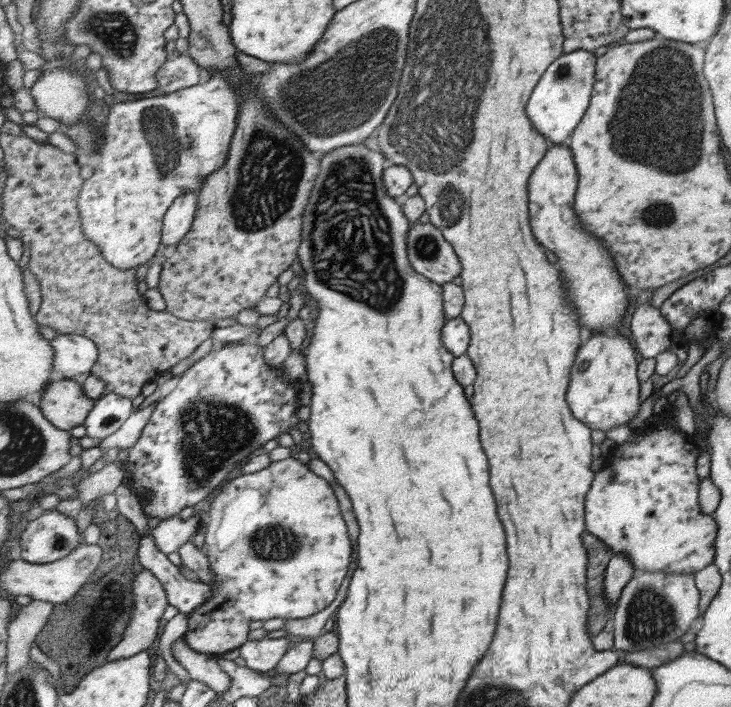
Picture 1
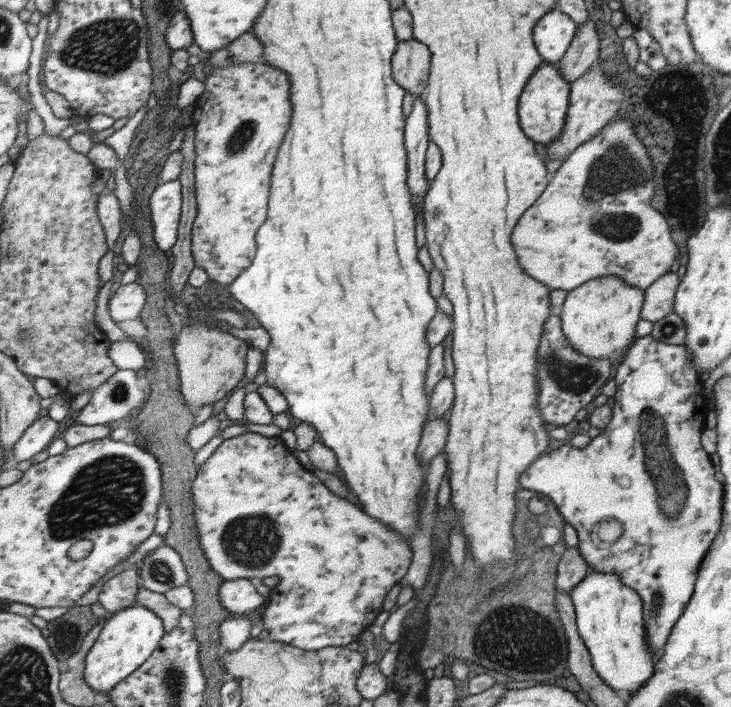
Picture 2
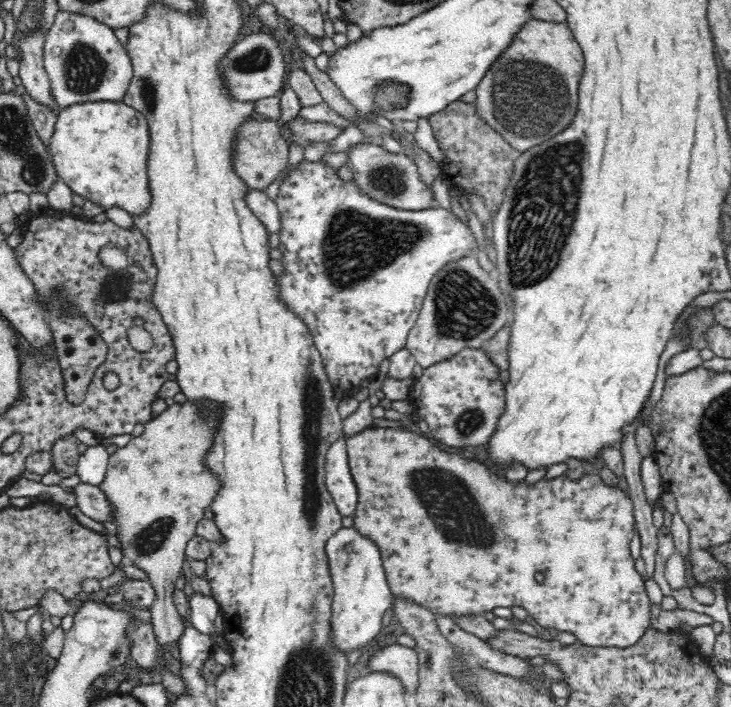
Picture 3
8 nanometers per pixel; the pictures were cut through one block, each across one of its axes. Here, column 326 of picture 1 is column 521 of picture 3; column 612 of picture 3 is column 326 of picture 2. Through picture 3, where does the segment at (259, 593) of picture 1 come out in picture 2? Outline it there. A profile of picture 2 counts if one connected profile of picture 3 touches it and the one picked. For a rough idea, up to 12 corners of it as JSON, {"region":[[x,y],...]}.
{"region":[[279,437],[198,467],[200,541],[225,580],[278,577],[263,626],[343,647],[413,545]]}

